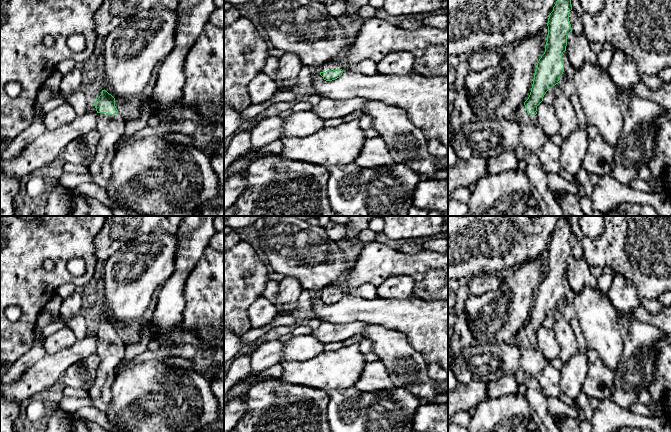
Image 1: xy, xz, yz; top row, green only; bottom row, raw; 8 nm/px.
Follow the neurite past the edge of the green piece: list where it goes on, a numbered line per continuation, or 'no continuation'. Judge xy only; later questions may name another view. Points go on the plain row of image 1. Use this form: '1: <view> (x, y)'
1: xy (111, 352)

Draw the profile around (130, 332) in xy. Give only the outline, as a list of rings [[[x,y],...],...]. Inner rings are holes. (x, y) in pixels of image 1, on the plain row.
[[[138,321],[129,323],[115,323],[115,330],[124,345],[139,341],[143,329],[143,324]]]

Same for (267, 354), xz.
[[[279,340],[258,345],[250,354],[252,372],[259,373],[282,362],[283,343]]]

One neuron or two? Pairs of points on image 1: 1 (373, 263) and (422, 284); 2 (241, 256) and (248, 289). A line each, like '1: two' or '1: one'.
1: one
2: one

